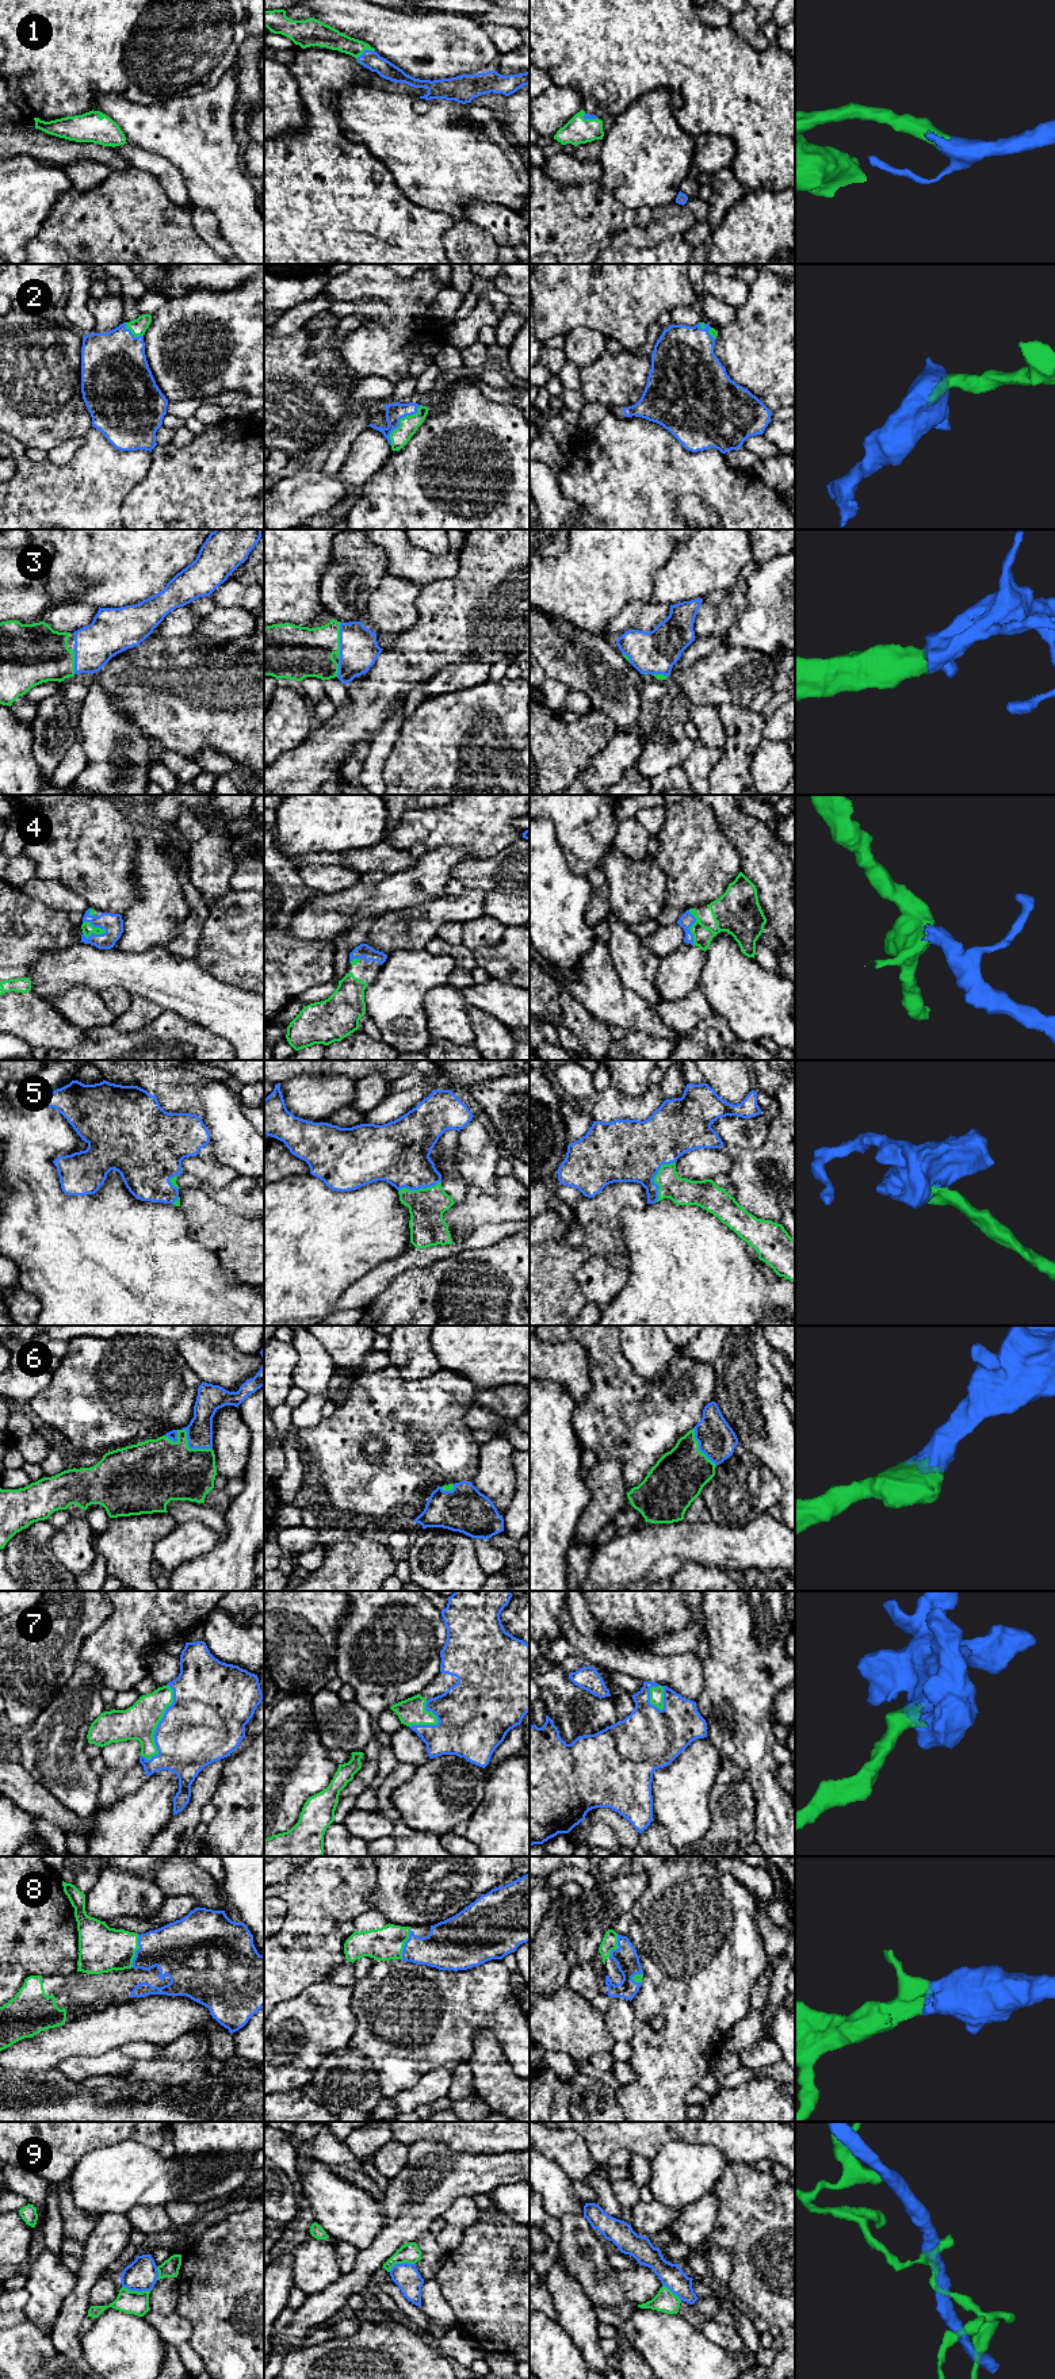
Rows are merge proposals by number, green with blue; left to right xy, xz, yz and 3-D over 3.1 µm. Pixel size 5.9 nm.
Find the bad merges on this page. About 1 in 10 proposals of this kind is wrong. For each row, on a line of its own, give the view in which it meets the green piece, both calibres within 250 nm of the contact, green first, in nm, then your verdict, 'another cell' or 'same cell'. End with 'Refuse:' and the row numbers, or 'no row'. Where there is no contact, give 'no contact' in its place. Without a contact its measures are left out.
1: xz | 140/110 nm | same cell
2: xz | 110/110 nm | same cell
3: xz | 300/220 nm | same cell
4: xy | 70/120 nm | same cell
5: yz | 160/360 nm | same cell
6: xy | 380/160 nm | same cell
7: xy | 200/440 nm | same cell
8: xy | 280/320 nm | same cell
9: xy | 140/190 nm | another cell
Refuse: 9

